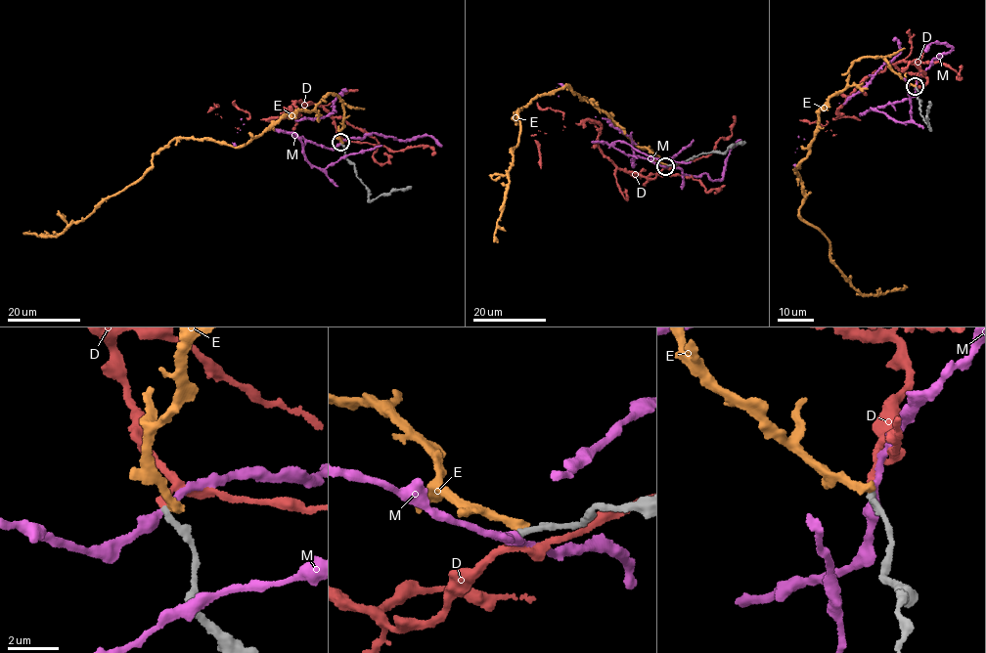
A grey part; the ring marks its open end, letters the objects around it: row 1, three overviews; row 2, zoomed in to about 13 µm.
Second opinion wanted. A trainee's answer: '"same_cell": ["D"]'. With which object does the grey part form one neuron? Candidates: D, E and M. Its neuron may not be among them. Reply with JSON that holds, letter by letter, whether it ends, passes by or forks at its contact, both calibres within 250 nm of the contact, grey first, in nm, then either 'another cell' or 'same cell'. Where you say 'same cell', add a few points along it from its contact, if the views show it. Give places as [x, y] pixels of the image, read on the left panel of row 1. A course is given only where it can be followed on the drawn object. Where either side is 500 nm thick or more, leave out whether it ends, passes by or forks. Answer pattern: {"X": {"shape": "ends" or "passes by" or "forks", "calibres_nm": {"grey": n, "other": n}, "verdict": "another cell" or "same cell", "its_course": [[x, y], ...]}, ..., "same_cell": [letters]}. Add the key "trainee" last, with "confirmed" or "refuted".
{"D": {"shape": "ends", "calibres_nm": {"grey": 280, "other": 280}, "verdict": "same cell", "its_course": [[340, 143], [334, 120], [310, 103], [297, 101], [291, 117], [238, 128], [216, 105], [207, 112]]}, "E": {"shape": "ends", "calibres_nm": {"grey": 280, "other": 360}, "verdict": "another cell"}, "M": {"shape": "passes by", "calibres_nm": {"grey": 280, "other": 320}, "verdict": "another cell"}, "same_cell": ["D"], "trainee": "confirmed"}

